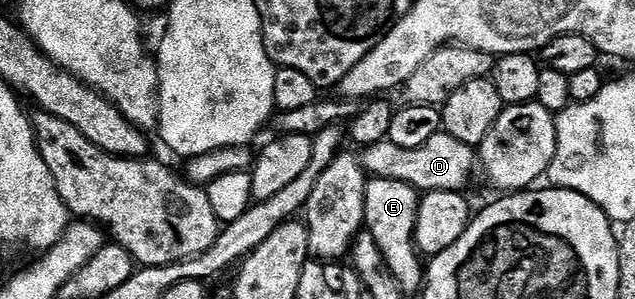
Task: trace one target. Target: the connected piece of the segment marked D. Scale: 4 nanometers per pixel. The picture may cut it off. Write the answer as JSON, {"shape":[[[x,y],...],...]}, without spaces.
{"shape":[[[446,133],[429,137],[429,141],[425,141],[425,145],[417,145],[417,149],[401,149],[401,145],[393,145],[391,139],[382,139],[362,148],[357,158],[370,178],[401,181],[420,193],[463,191],[471,179],[471,170],[477,167],[476,152],[465,145],[465,141],[457,141],[457,137]]]}

